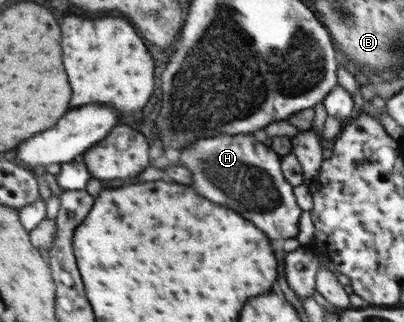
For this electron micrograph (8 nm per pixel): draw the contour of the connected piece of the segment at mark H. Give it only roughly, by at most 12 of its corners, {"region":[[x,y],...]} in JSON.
{"region":[[236,134],[180,150],[204,198],[295,238],[278,154]]}

